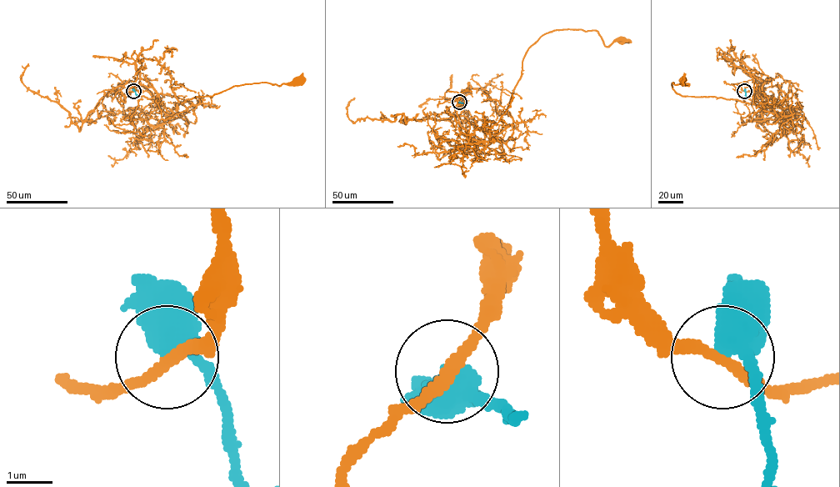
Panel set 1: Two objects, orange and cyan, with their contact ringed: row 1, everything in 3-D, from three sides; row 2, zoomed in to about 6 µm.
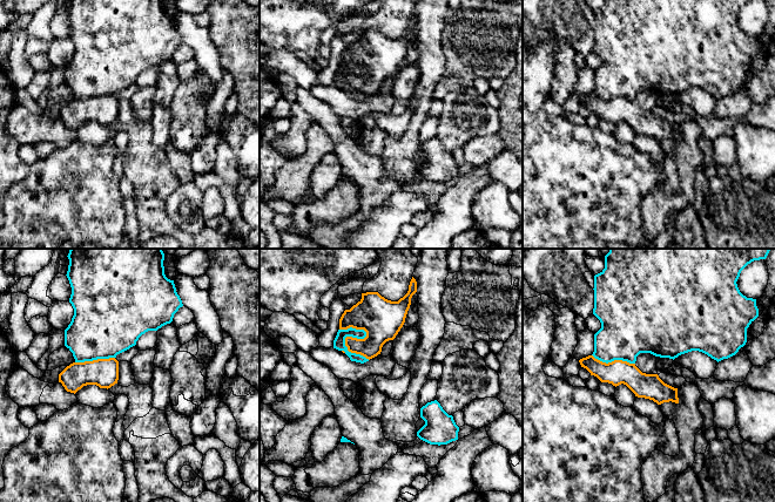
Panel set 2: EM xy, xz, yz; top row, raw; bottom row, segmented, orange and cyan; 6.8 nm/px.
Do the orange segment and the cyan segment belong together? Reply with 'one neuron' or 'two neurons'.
two neurons

